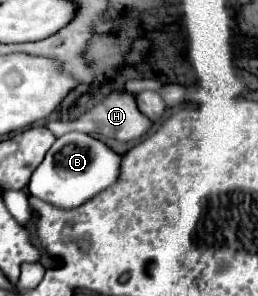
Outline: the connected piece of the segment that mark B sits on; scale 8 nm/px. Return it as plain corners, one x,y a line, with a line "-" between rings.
67,133
53,143
43,163
33,171
29,193
63,209
79,207
99,191
115,183
119,175
119,161
121,155
111,151
105,143
85,133

